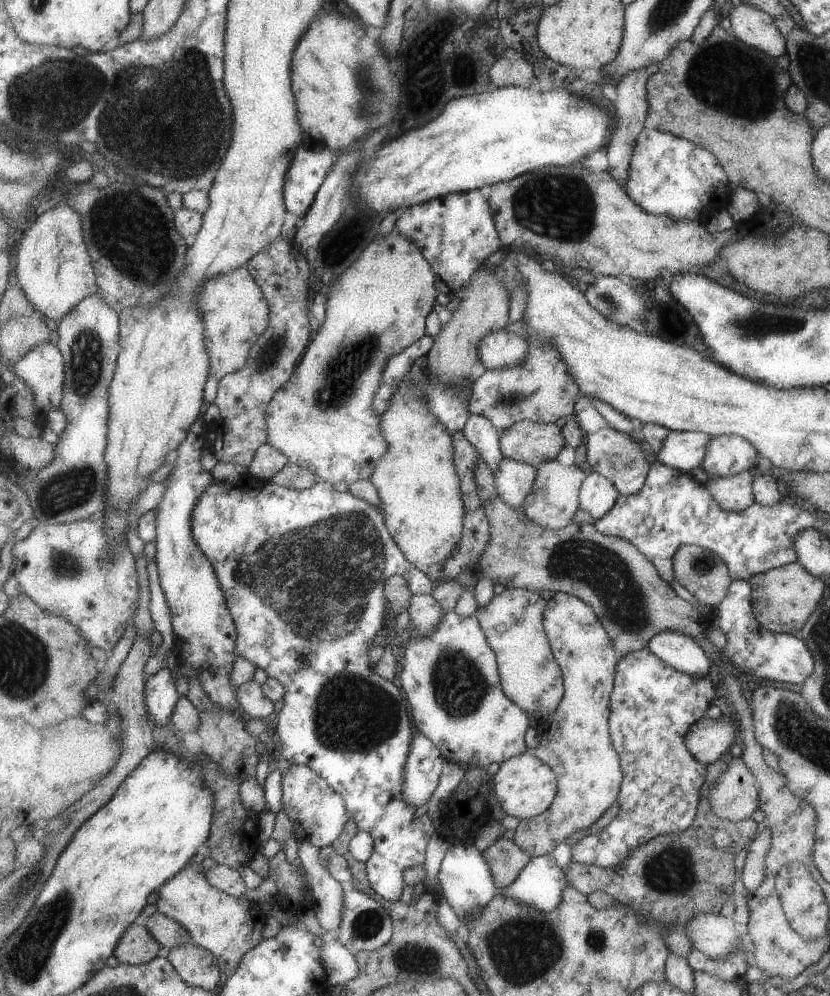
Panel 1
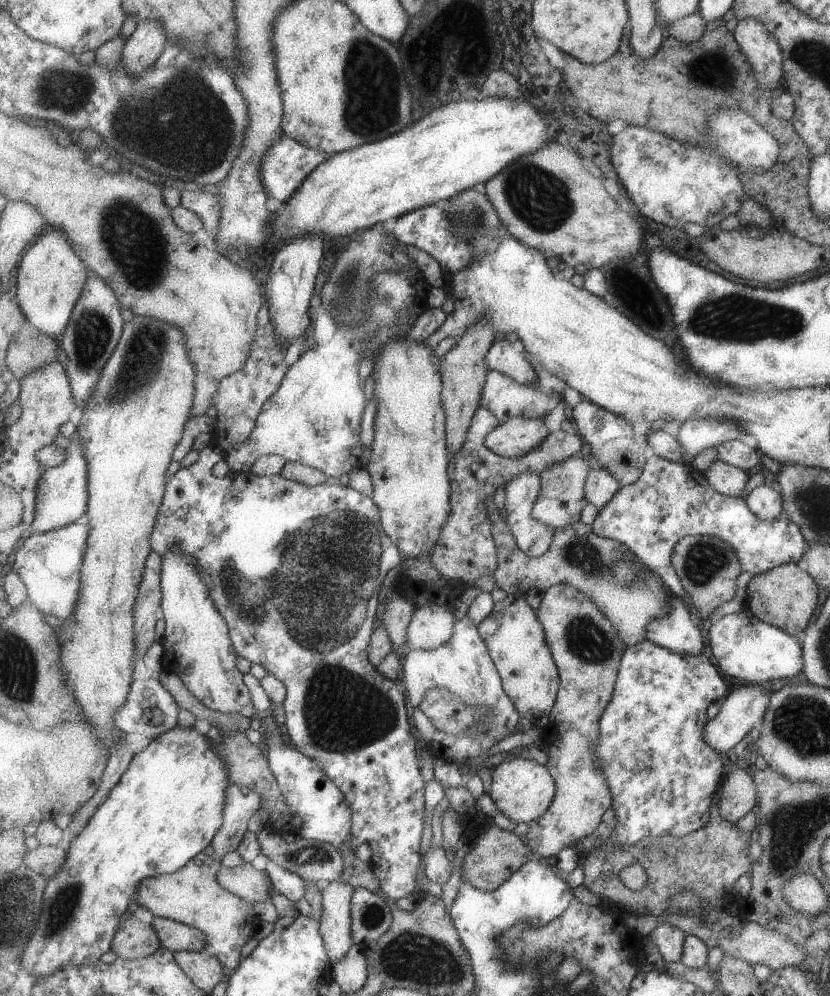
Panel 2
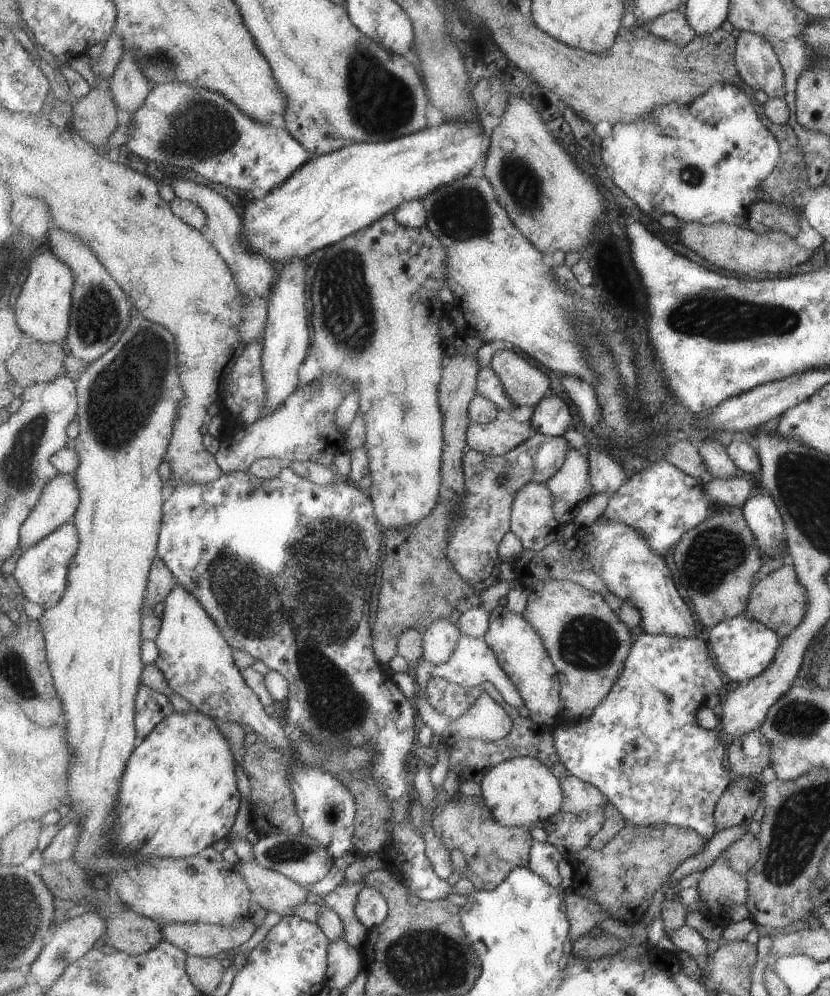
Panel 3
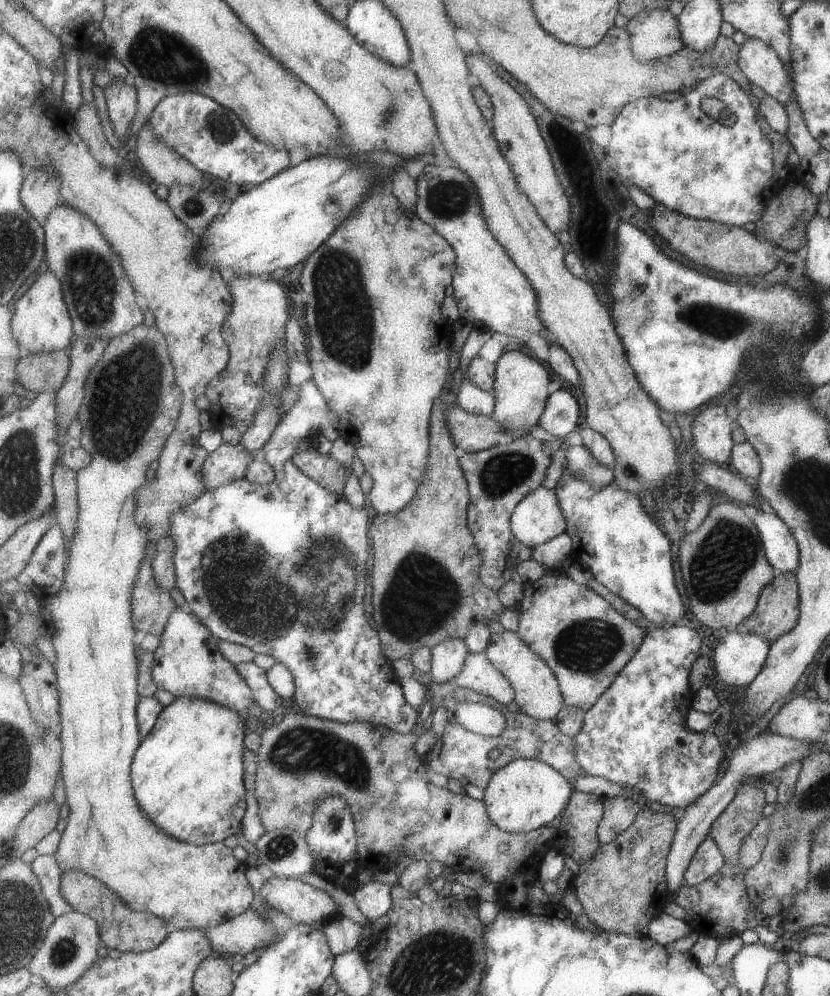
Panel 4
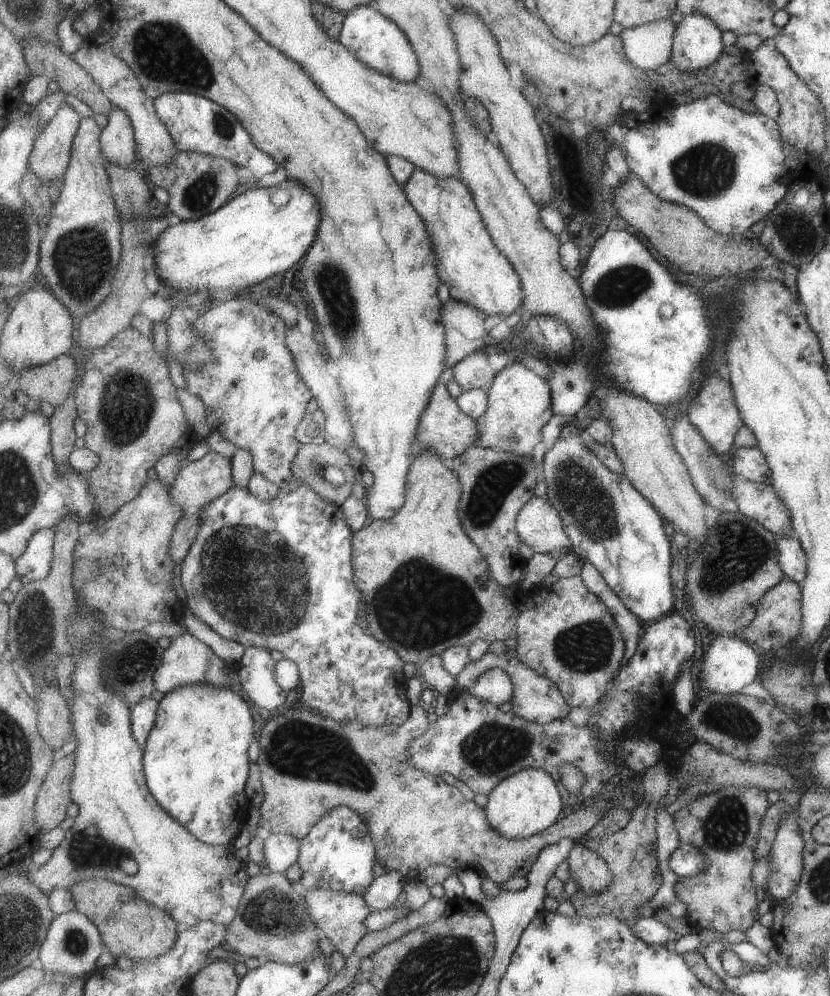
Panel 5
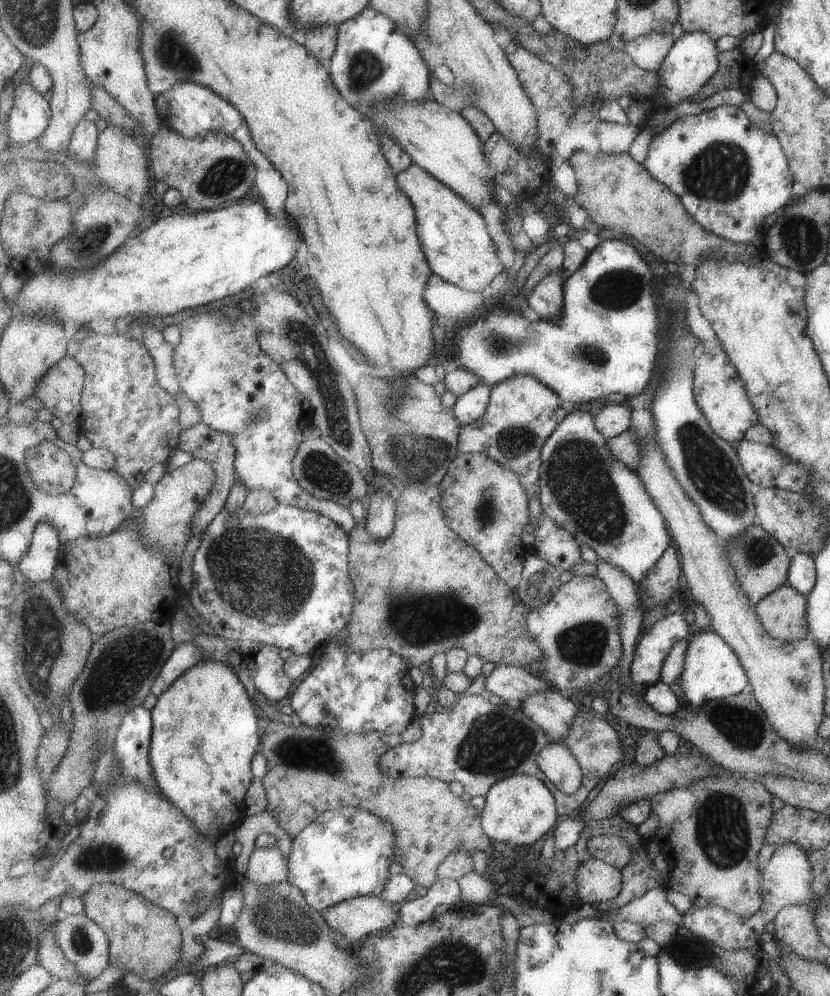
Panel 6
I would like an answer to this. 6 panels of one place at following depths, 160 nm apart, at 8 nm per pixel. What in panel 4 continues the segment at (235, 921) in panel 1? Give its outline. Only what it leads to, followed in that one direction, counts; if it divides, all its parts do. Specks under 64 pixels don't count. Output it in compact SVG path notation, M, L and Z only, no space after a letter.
M141 323L133 330L124 332L121 335L111 338L109 346L106 348L106 353L103 358L93 367L91 374L86 382L85 396L80 406L79 418L82 420L84 431L81 438L81 446L93 457L92 463L84 469L77 472L78 474L78 501L79 501L79 518L76 526L77 534L74 538L74 543L70 548L69 559L66 565L66 579L64 585L60 588L58 594L49 602L48 617L51 620L48 628L48 638L51 639L57 661L55 668L58 672L59 688L60 688L60 707L62 712L62 724L60 727L59 737L64 744L64 753L62 754L62 778L65 784L65 801L68 803L70 814L68 825L61 834L61 839L57 850L55 851L57 862L63 873L70 870L78 870L86 872L99 880L108 884L121 898L132 908L139 912L148 912L156 914L164 918L172 929L208 929L221 923L227 922L246 910L252 908L255 898L255 892L247 880L247 868L249 864L246 861L239 861L233 856L233 849L228 847L224 842L211 843L208 845L196 845L176 839L173 835L168 835L163 829L160 829L149 817L148 814L140 807L137 800L134 780L132 777L132 764L135 762L136 752L142 746L143 736L140 732L140 724L138 721L138 704L140 701L140 692L138 691L138 654L135 646L135 625L133 618L133 594L135 580L138 579L139 571L142 568L142 560L145 559L146 550L149 548L151 530L149 526L139 526L136 520L136 508L138 507L137 492L138 488L142 487L147 480L147 470L149 466L159 460L163 449L166 447L167 439L175 430L182 411L183 404L182 389L176 381L176 370L174 362L170 355L170 346L167 342L167 337L157 328L157 326L146 326Z

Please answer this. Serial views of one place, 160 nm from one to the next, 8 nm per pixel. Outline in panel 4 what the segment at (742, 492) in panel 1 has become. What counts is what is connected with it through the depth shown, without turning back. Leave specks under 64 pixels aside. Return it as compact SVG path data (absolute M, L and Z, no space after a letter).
M717 402L705 407L692 421L691 432L692 446L697 449L695 457L718 465L728 464L736 444L727 408L717 406Z

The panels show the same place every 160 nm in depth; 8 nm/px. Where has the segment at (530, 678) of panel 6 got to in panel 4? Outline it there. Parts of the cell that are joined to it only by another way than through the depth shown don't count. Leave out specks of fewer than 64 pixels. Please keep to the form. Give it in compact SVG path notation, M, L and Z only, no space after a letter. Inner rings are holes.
M469 652L464 669L451 682L458 688L473 689L506 705L516 697L514 685L485 652ZM461 701L454 718L471 732L485 736L501 736L508 727L508 718L499 709L485 703Z

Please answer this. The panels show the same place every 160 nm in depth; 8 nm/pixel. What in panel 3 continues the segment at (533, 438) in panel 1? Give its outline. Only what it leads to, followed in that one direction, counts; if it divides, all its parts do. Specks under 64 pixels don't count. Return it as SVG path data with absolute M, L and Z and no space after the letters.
M511 418L506 421L495 419L487 424L471 422L467 451L479 451L493 456L504 455L529 440L535 433L534 424L530 420L519 422Z

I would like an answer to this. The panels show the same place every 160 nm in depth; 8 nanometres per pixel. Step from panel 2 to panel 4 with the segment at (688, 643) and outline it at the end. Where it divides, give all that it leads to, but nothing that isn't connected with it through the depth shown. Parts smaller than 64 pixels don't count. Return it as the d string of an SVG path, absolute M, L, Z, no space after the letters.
M564 468L563 474L556 486L553 488L554 491L558 494L560 503L562 504L563 512L565 513L568 530L567 532L572 536L573 540L576 541L576 550L580 556L581 562L585 563L589 569L593 571L593 574L596 576L601 584L604 584L614 592L618 594L621 598L624 598L629 604L636 606L643 614L645 624L647 627L657 627L657 626L671 626L677 624L678 622L685 621L685 604L683 604L683 598L677 590L677 578L675 578L675 568L673 568L673 554L671 554L671 542L669 538L665 536L665 532L657 526L657 522L649 516L649 512L645 510L641 498L637 494L631 494L623 490L621 487L618 487L615 483L608 484L603 488L596 489L585 477L580 477L579 475L572 475L571 473L565 472L567 468Z

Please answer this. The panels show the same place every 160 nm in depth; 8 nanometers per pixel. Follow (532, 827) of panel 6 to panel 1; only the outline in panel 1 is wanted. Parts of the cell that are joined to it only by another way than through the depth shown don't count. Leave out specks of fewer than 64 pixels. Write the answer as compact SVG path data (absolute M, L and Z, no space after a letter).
M529 753L514 756L500 765L492 781L500 806L507 815L520 820L539 816L555 802L558 795L558 776L554 768Z

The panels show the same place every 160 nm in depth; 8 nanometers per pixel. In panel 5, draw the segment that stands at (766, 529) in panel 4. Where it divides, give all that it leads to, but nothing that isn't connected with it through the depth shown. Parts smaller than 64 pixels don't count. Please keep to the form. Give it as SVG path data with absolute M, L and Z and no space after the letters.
M777 536L778 563L788 579L801 584L806 575L806 554L797 539Z

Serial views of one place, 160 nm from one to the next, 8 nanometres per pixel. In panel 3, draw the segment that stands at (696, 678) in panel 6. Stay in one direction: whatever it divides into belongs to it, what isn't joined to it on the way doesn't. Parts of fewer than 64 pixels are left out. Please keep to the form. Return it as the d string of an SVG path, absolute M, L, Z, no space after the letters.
M743 613L733 618L721 621L710 630L708 643L711 645L711 652L714 652L718 668L731 680L740 684L746 684L759 676L773 660L780 644L781 638L774 629L768 629L763 623L747 618Z

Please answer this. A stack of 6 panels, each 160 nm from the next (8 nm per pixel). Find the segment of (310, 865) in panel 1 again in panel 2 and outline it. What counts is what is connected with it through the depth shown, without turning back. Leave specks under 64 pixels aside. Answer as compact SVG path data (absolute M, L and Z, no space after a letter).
M341 880L323 884L320 931L331 964L343 960L355 943L352 933L352 896L355 891L352 884Z

